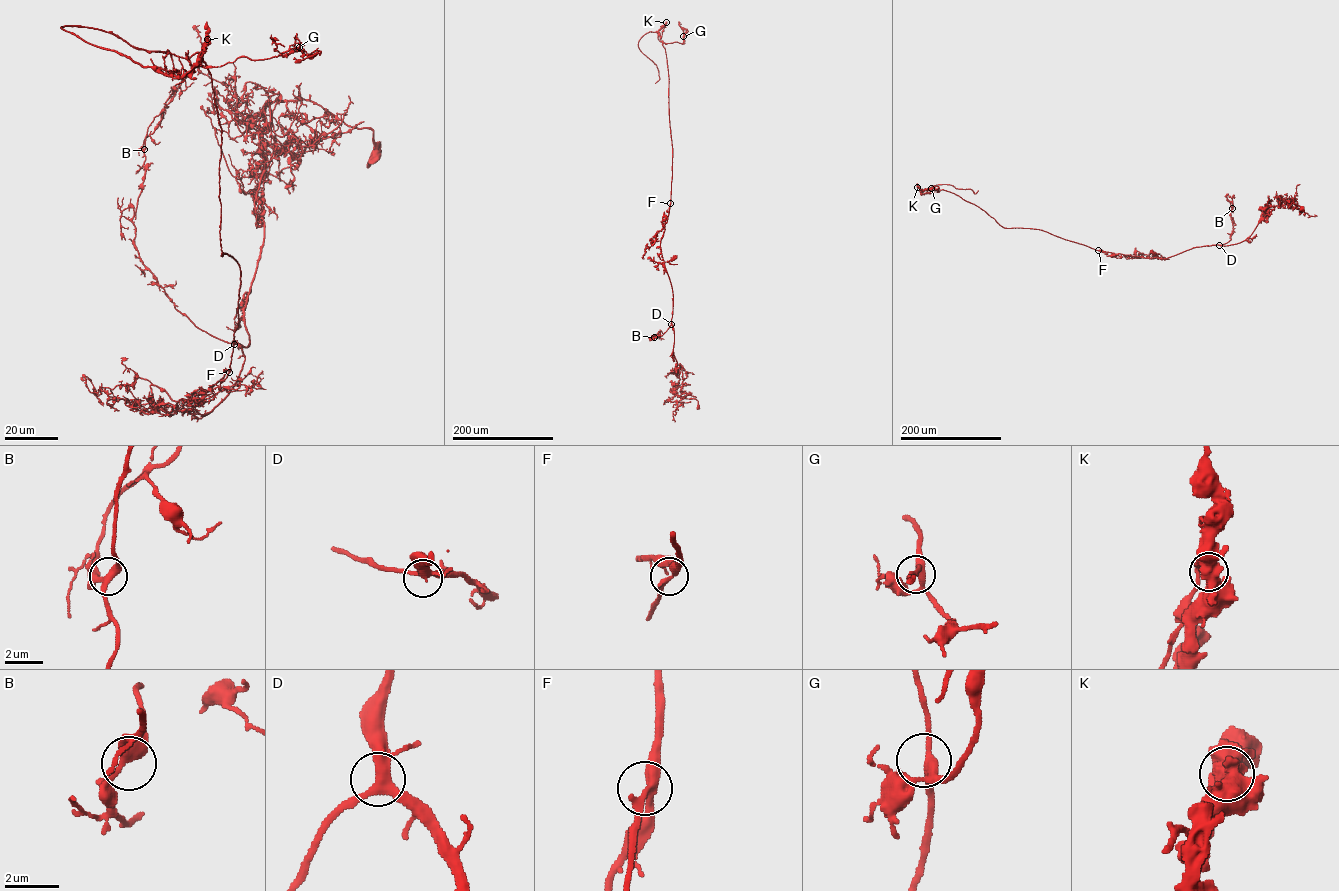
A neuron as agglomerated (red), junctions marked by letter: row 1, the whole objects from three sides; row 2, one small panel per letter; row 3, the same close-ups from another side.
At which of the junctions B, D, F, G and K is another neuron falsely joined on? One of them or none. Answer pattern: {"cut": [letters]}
{"cut": ["K"]}

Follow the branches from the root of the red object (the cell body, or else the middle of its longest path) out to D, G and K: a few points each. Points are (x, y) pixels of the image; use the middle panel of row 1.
D: (698, 406), (696, 399), (679, 397), (675, 391), (682, 386), (687, 376), (682, 365), (675, 365), (671, 324)
G: (698, 406), (675, 391), (687, 376), (675, 365), (660, 246), (672, 156), (662, 44), (683, 36)
K: (698, 406), (675, 391), (687, 376), (675, 365), (660, 246), (672, 177), (658, 38), (666, 22)

